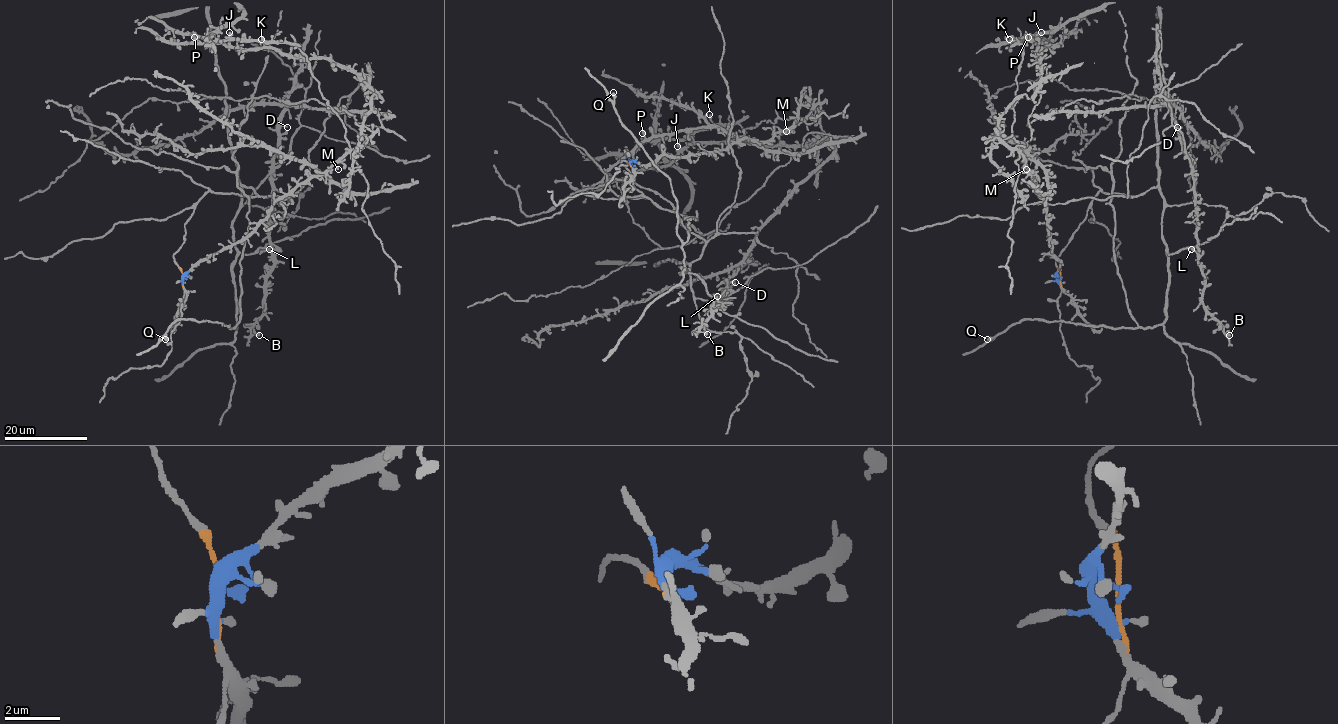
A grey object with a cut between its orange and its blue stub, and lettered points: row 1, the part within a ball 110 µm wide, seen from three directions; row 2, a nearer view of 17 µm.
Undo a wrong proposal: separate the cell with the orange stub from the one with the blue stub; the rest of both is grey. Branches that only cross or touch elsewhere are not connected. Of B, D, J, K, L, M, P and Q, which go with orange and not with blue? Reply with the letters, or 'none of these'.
B, D, L, Q

